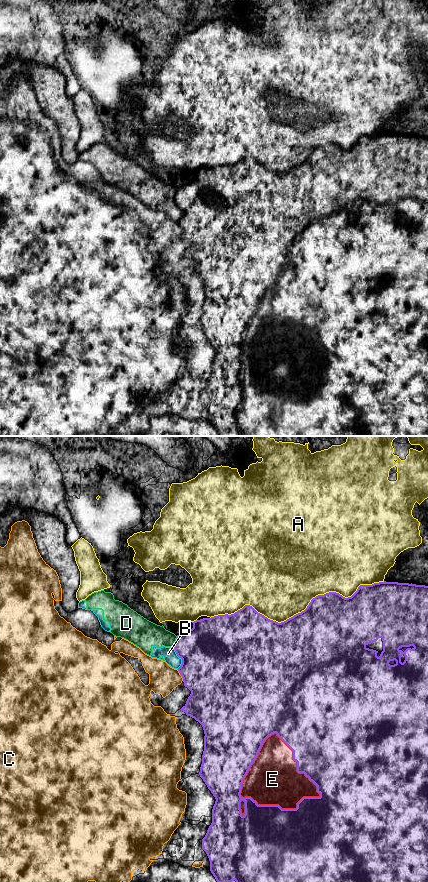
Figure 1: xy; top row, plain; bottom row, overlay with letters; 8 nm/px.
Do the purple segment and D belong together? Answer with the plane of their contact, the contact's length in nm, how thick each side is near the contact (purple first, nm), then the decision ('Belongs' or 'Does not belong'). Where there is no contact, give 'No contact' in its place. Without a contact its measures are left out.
Touches purple in xy. Shared border 110 nm. Thickness 420 nm (purple) against 220 nm. Does not belong

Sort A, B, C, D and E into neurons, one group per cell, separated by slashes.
A / B D / C / E

